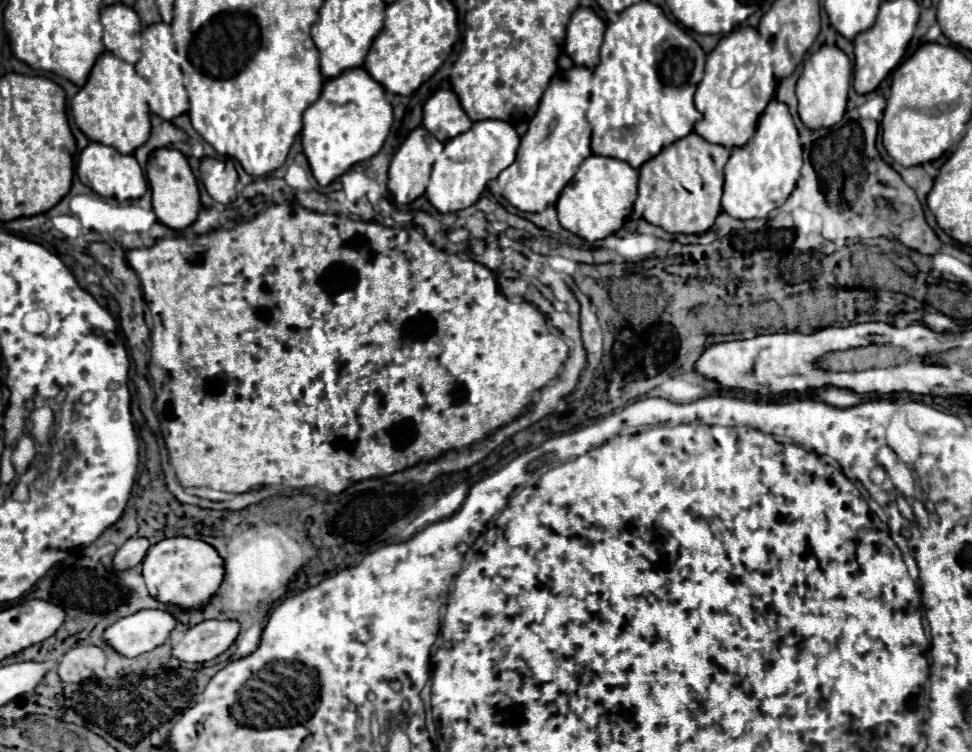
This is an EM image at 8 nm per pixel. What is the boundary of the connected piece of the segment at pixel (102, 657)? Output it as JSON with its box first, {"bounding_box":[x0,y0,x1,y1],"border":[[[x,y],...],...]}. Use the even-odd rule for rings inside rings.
{"bounding_box":[58,645,106,683],"border":[[[76,645],[72,647],[58,665],[58,675],[66,683],[78,683],[88,677],[98,667],[106,665],[106,653],[98,645]]]}

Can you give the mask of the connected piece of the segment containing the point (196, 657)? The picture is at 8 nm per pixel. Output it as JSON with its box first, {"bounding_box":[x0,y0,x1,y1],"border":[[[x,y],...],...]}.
{"bounding_box":[172,621,238,663],"border":[[[202,621],[182,635],[172,649],[172,655],[188,663],[206,663],[224,653],[236,641],[238,633],[238,621]]]}

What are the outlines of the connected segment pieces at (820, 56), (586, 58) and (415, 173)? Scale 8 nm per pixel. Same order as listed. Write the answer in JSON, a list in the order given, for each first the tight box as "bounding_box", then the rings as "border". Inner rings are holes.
[{"bounding_box":[796,45,852,129],"border":[[[822,45],[816,53],[812,53],[804,61],[802,75],[796,83],[796,96],[798,115],[808,129],[832,127],[844,117],[848,103],[848,89],[851,87],[850,75],[852,75],[852,63],[848,55],[836,45]]]},{"bounding_box":[564,7,604,69],"border":[[[578,7],[568,23],[568,35],[564,51],[572,57],[574,65],[594,69],[598,65],[598,53],[604,39],[604,21],[588,7]]]},{"bounding_box":[388,127,434,205],"border":[[[416,127],[390,163],[388,189],[394,201],[406,205],[421,196],[426,197],[426,183],[432,177],[432,167],[434,155],[426,143],[426,131],[424,127]]]}]

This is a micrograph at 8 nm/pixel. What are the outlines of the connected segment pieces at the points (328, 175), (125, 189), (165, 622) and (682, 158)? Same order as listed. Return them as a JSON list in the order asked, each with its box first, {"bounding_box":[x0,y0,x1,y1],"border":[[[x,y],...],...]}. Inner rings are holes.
[{"bounding_box":[302,67,392,185],"border":[[[354,67],[336,79],[328,79],[318,101],[304,111],[302,147],[316,181],[330,185],[330,181],[346,173],[352,165],[374,157],[382,149],[390,127],[392,105],[386,101],[384,87],[366,69]]]},{"bounding_box":[78,141,148,201],"border":[[[96,141],[88,143],[88,147],[80,153],[80,157],[78,157],[78,177],[84,185],[88,185],[98,195],[114,197],[118,201],[138,199],[148,189],[144,173],[142,173],[134,155],[122,155],[114,147],[108,147],[108,145],[96,143]]]},{"bounding_box":[102,609,176,657],"border":[[[142,609],[108,627],[102,639],[124,657],[136,657],[166,643],[174,629],[176,617],[170,611]]]},{"bounding_box":[634,132,728,233],"border":[[[694,132],[664,148],[639,168],[634,217],[644,217],[668,233],[708,231],[722,211],[722,169],[728,157],[726,147],[712,145]]]}]

